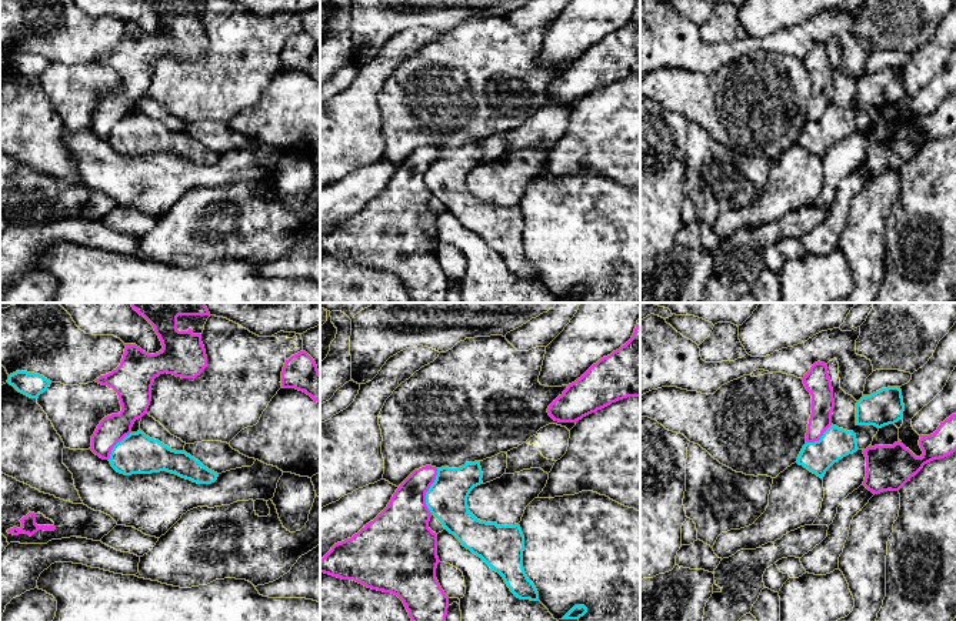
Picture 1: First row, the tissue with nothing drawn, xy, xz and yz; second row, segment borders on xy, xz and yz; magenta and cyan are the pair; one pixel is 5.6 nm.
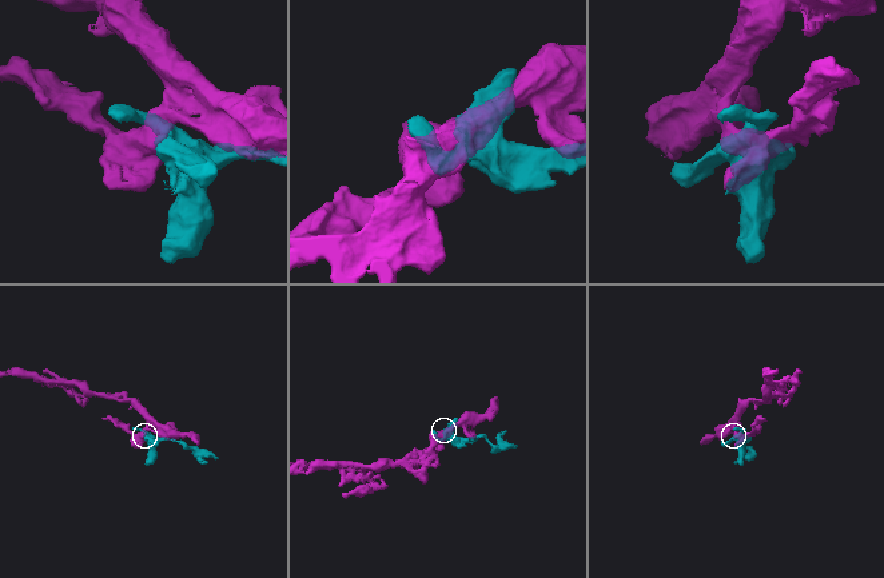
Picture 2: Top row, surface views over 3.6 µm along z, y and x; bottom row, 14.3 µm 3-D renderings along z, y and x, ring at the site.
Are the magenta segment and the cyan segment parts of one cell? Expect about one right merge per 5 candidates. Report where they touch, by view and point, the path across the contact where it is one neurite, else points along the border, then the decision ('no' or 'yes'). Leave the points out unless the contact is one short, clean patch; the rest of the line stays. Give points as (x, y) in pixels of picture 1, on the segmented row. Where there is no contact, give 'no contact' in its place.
contact xz (427, 490); border xz (437, 468), (436, 478), (426, 493), (426, 507), (430, 513); no

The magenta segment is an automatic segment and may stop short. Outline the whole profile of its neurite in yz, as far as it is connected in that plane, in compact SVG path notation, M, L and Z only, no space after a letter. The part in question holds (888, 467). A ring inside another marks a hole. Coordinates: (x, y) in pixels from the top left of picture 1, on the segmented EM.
M956 414L946 418L930 435L920 435L923 451L916 457L899 440L893 445L875 445L863 450L866 477L863 485L873 494L899 491L925 464L945 458L956 451Z

